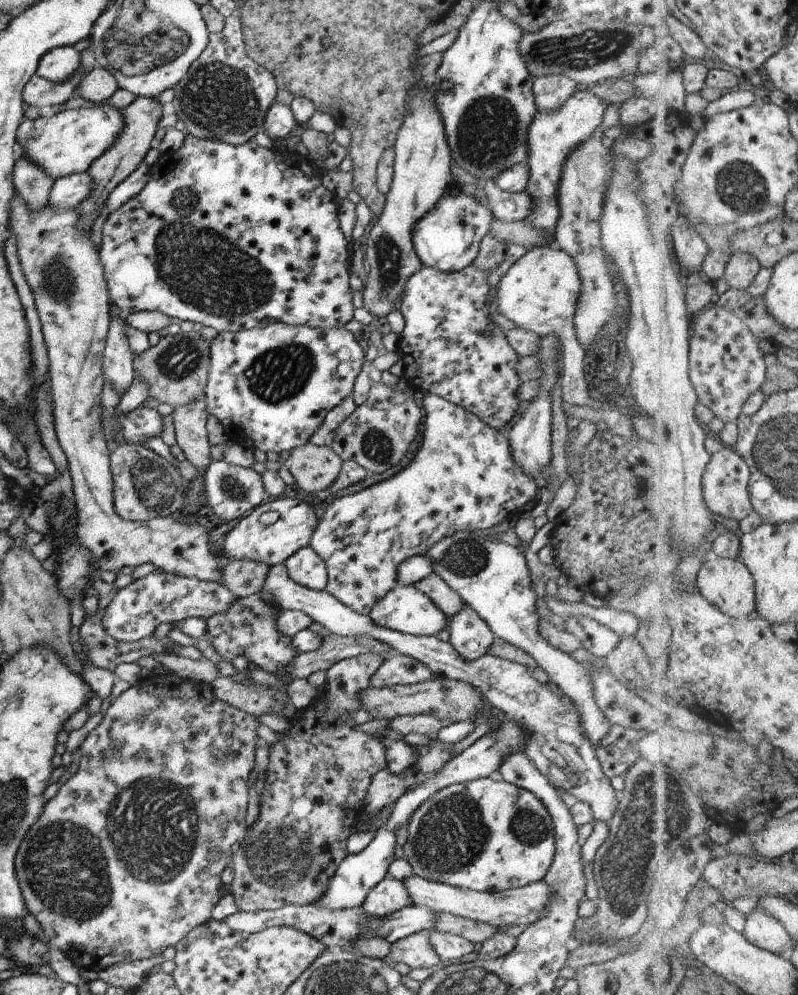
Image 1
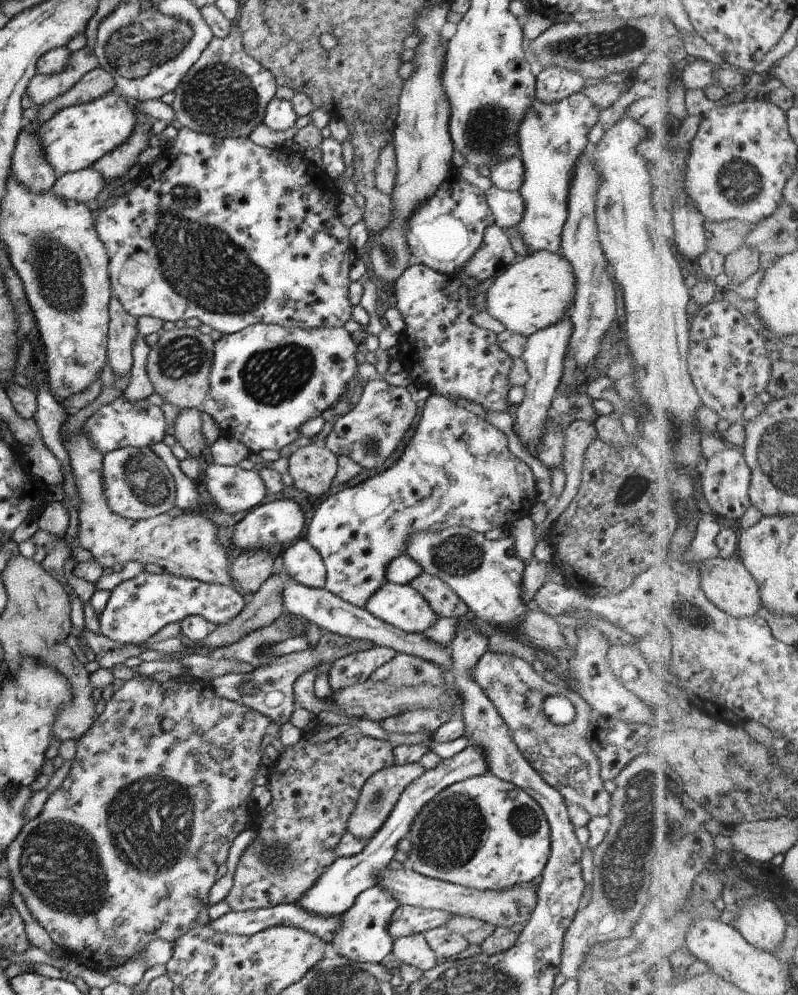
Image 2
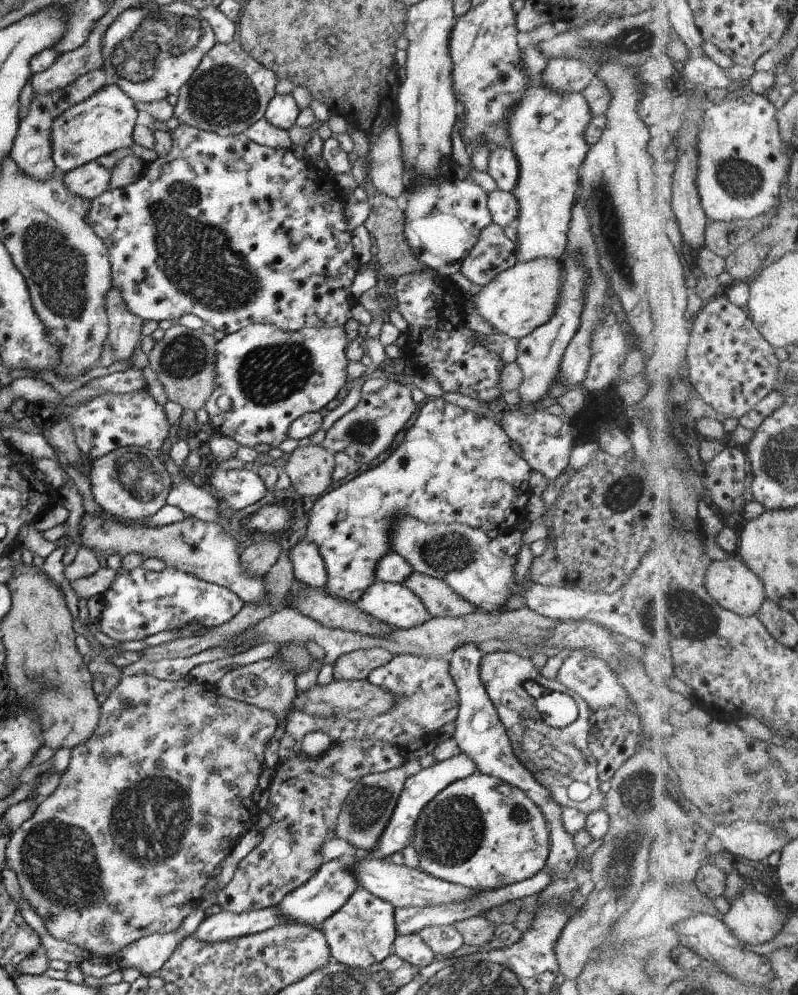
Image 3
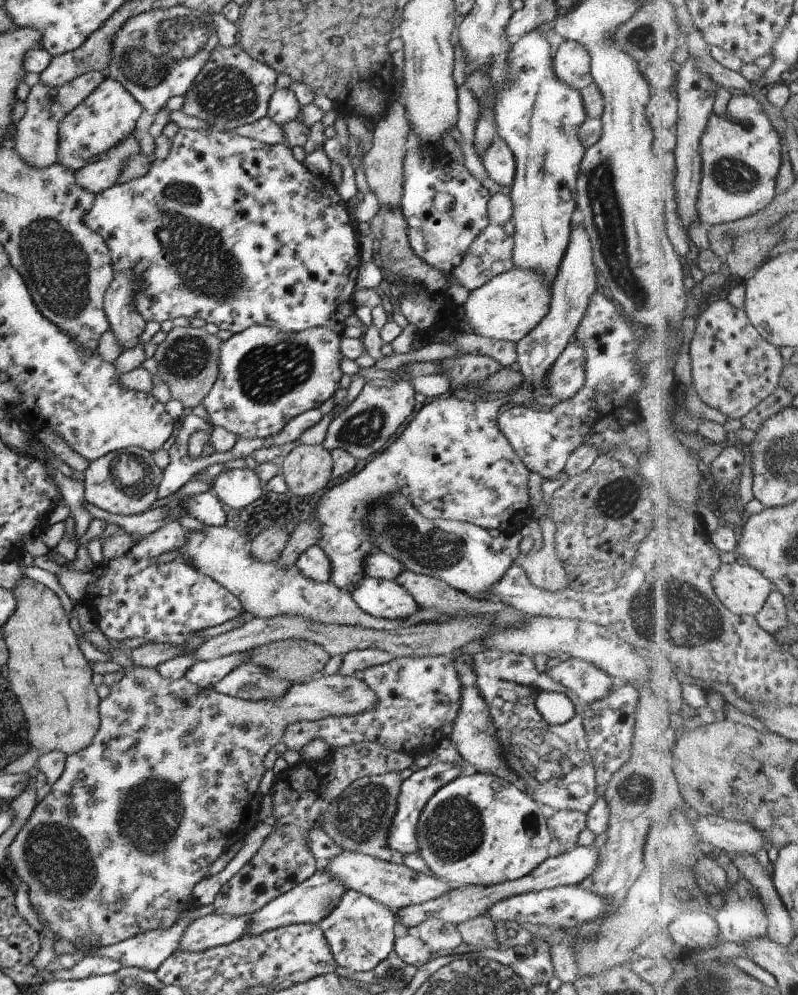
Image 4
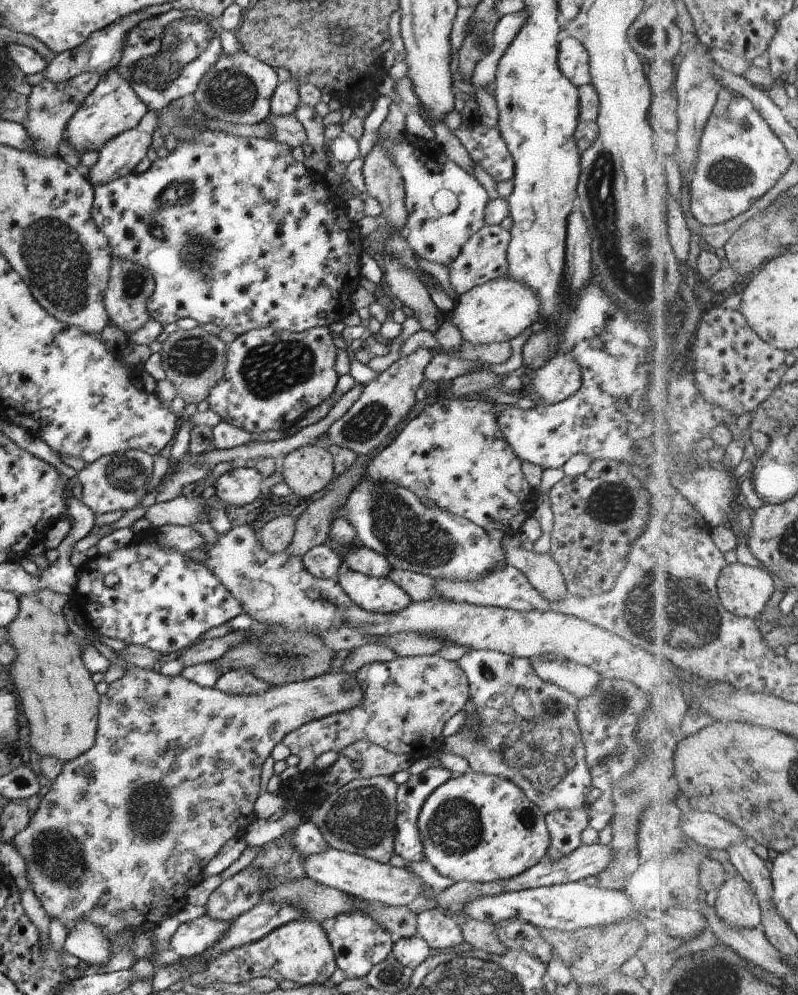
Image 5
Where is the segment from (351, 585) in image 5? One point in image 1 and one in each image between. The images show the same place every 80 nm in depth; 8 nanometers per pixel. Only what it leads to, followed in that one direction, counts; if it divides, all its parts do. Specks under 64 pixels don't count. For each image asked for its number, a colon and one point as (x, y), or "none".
1: (404, 609)
2: (399, 606)
3: (391, 603)
4: (384, 599)

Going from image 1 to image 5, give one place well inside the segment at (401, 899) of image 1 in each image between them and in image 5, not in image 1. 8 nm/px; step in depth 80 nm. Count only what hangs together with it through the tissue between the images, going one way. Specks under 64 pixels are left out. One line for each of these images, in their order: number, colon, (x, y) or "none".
2: (362, 935)
3: (361, 932)
4: (358, 931)
5: (357, 943)

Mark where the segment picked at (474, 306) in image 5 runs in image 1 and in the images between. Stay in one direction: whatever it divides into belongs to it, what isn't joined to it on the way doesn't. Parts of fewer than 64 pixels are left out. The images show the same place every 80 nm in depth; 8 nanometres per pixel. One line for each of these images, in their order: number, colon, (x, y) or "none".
1: (539, 292)
2: (531, 294)
3: (516, 301)
4: (507, 307)

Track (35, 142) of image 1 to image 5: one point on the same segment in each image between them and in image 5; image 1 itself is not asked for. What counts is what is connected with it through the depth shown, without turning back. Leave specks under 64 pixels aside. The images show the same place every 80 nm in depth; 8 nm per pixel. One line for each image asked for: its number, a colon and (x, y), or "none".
2: (74, 138)
3: (104, 122)
4: (107, 115)
5: (111, 107)

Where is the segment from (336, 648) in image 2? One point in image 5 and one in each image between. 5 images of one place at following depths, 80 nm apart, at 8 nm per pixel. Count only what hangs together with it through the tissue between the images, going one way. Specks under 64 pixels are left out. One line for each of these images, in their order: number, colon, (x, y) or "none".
3: (268, 684)
4: (247, 681)
5: (237, 681)

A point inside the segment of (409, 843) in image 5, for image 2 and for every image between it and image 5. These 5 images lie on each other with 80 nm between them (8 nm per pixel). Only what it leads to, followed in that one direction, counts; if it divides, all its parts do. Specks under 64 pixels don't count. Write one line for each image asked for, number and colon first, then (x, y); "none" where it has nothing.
2: (332, 893)
3: (417, 790)
4: (415, 790)

